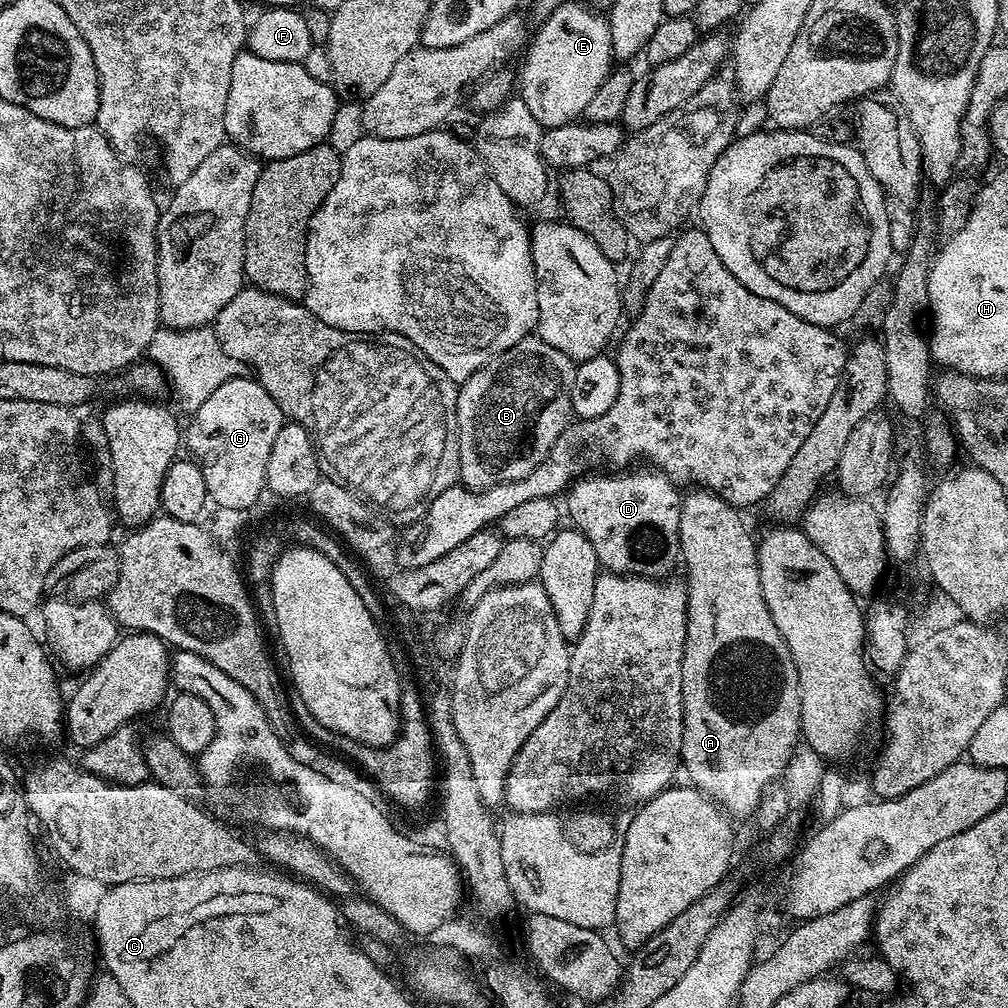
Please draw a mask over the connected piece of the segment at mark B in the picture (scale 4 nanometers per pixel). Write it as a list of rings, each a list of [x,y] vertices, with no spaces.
[[[533,334],[486,362],[473,372],[469,380],[463,381],[456,394],[456,433],[460,443],[459,483],[469,490],[493,488],[526,478],[538,467],[573,419],[570,386],[575,373],[576,364],[569,356],[554,350],[554,346]]]

